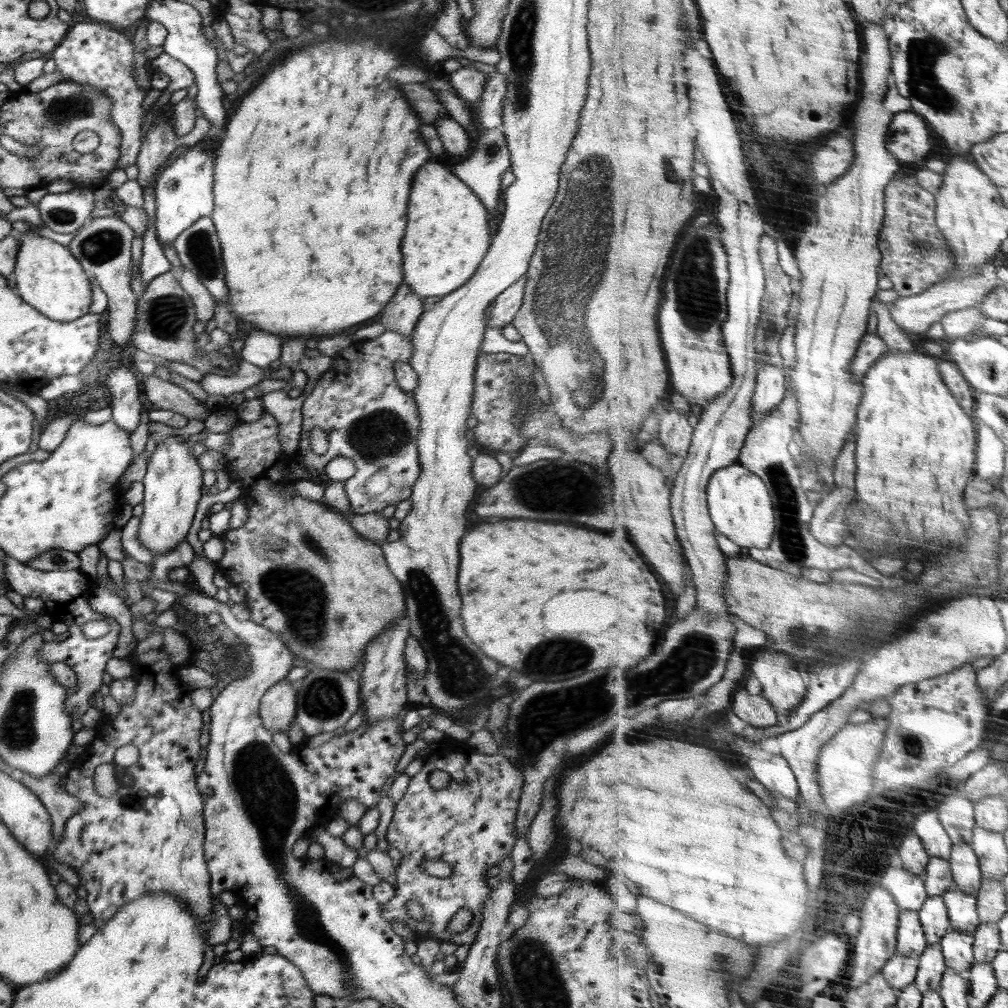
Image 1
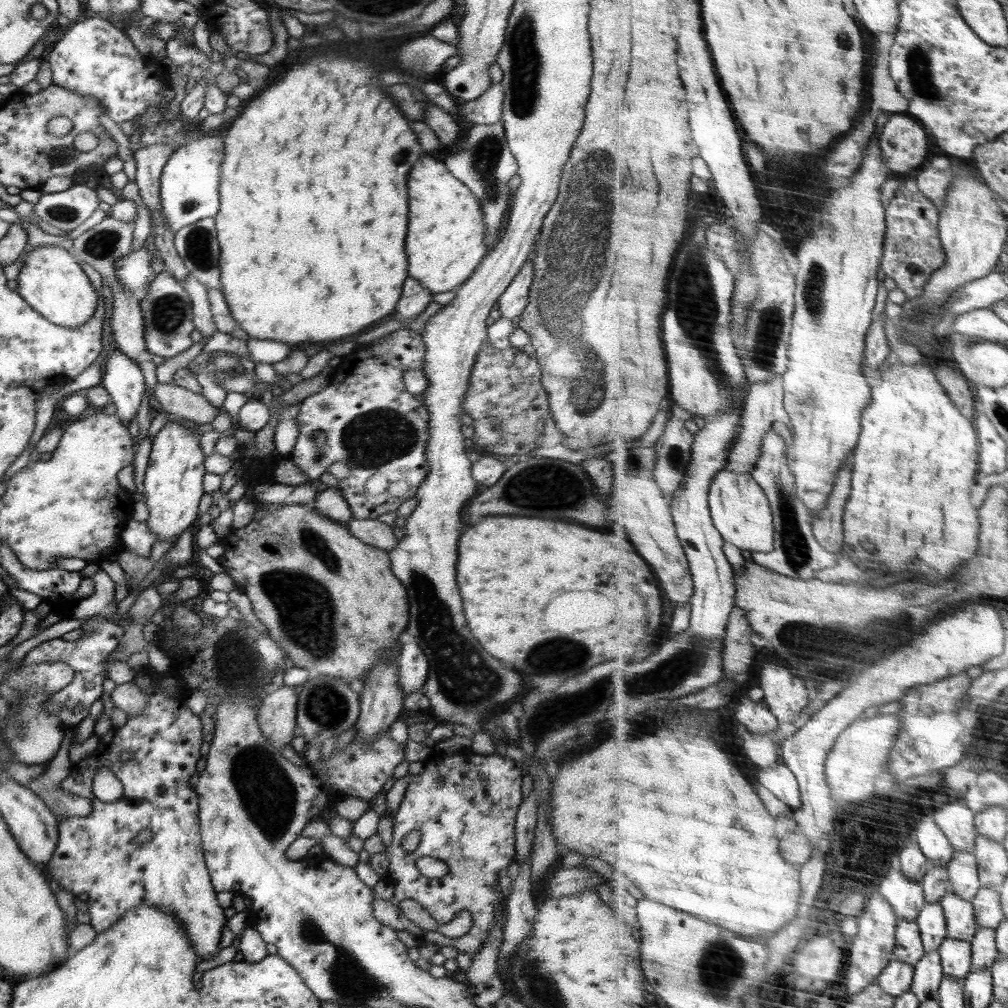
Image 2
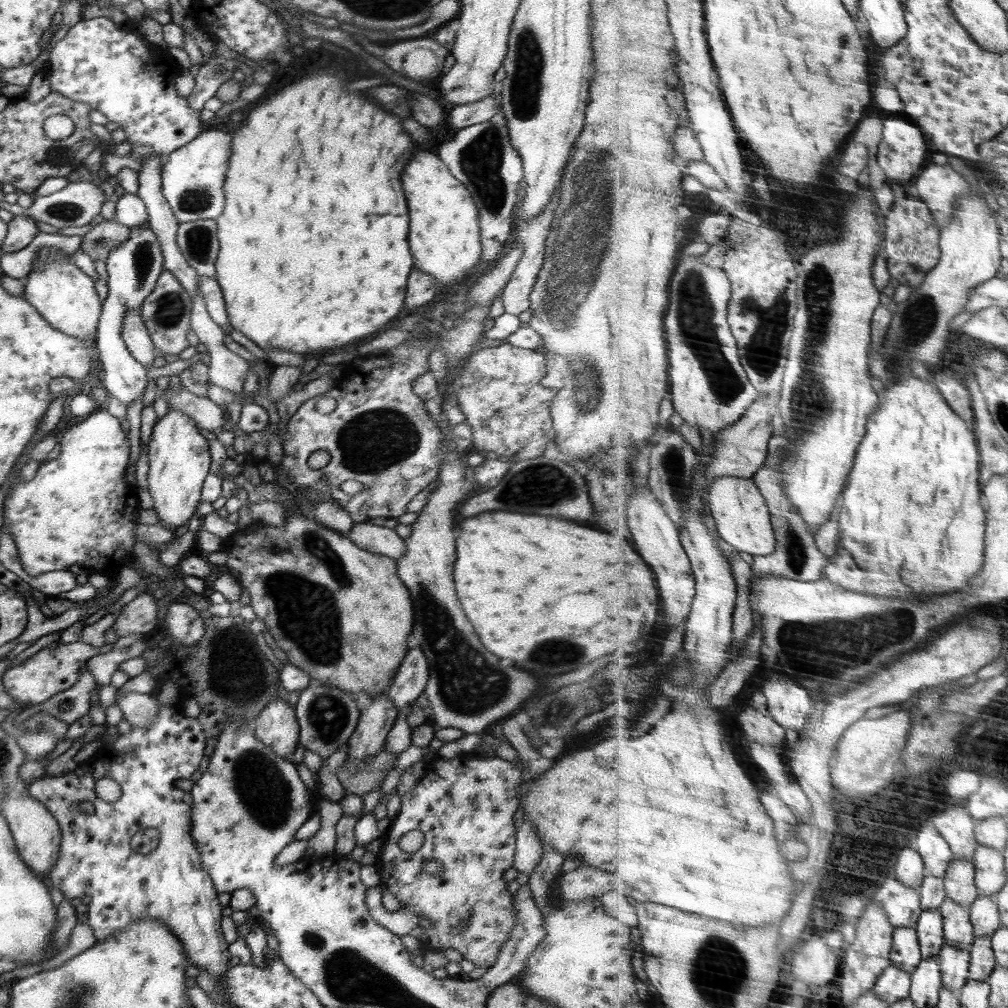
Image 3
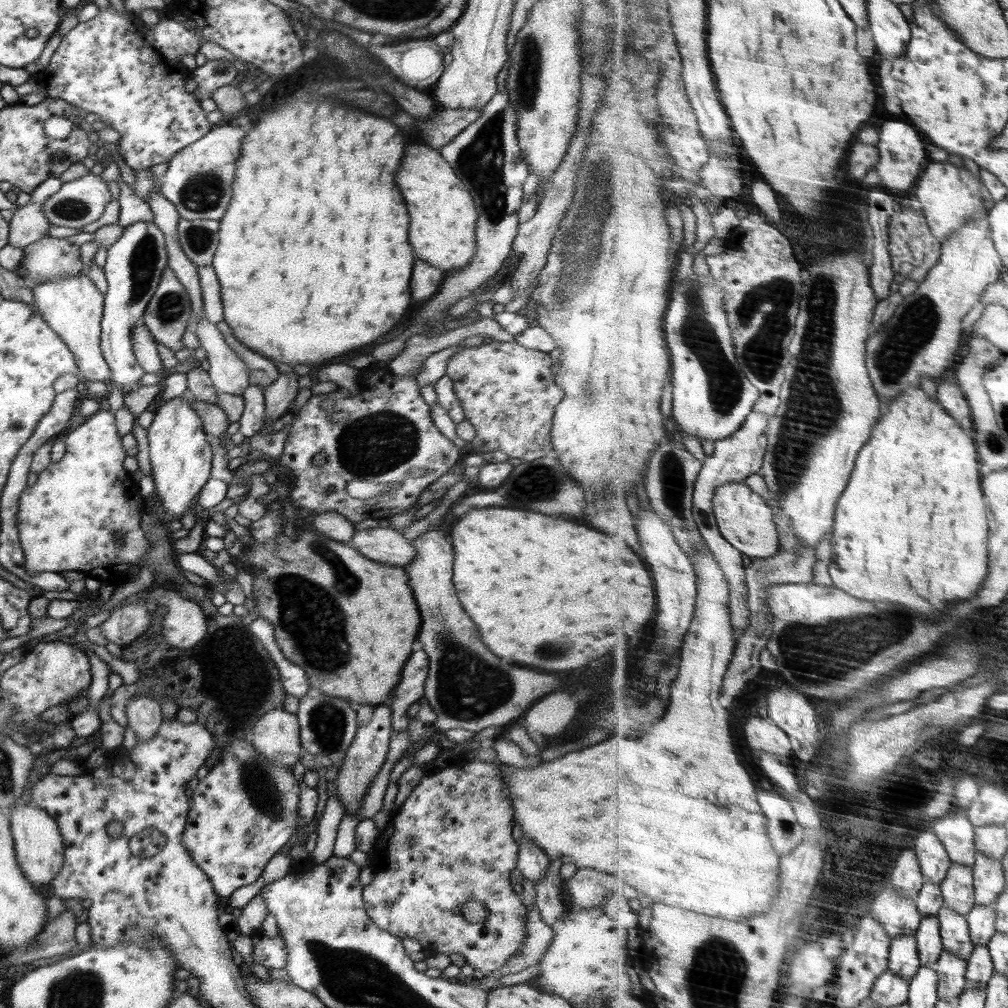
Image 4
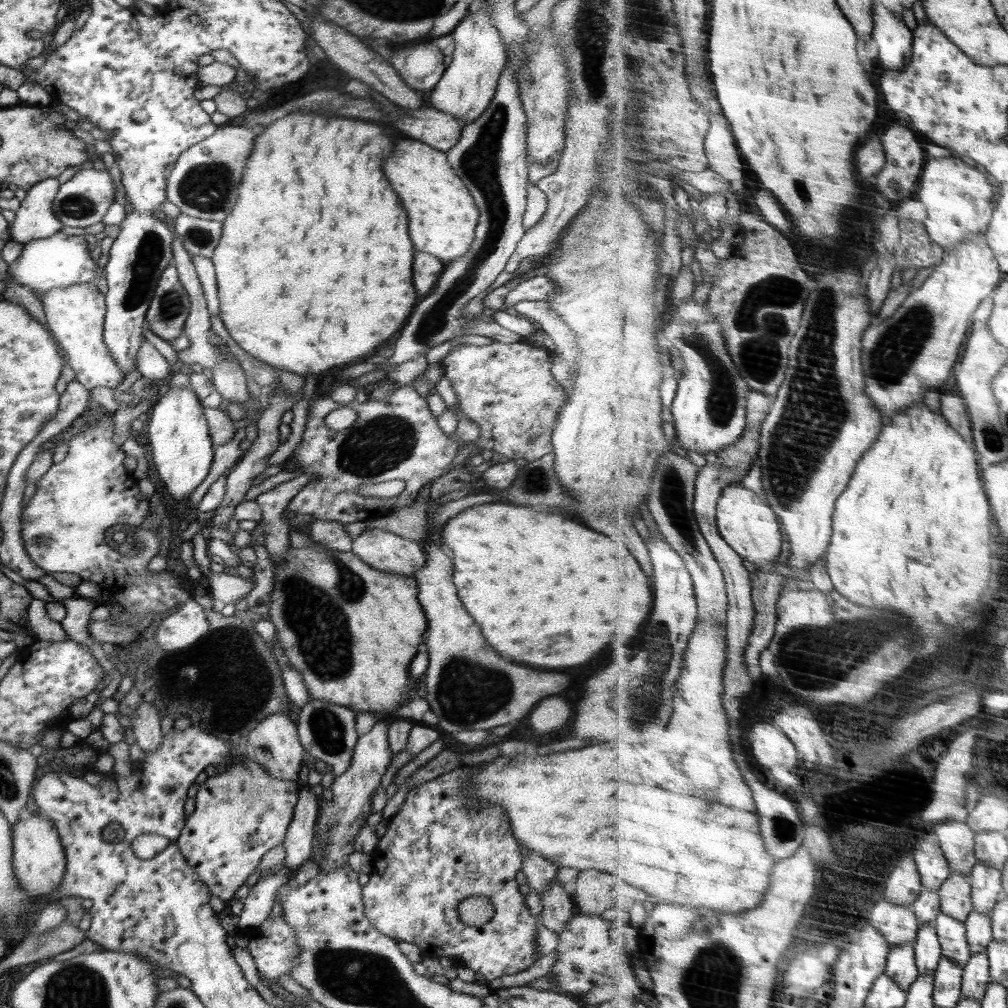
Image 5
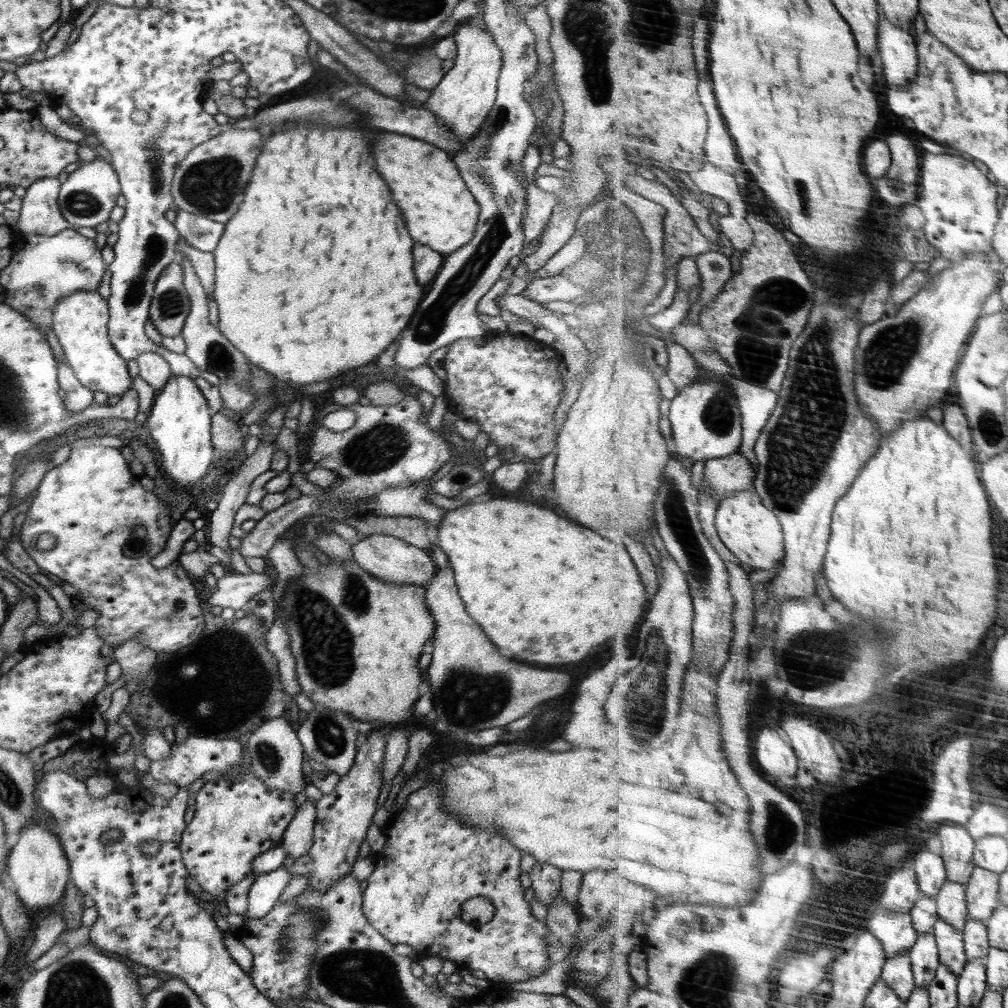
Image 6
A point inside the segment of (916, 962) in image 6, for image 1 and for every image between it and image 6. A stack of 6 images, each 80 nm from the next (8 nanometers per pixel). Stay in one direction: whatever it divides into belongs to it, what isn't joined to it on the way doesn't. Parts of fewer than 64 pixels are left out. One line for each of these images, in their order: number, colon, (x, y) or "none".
1: (935, 915)
2: (933, 921)
3: (931, 928)
4: (931, 945)
5: (929, 949)

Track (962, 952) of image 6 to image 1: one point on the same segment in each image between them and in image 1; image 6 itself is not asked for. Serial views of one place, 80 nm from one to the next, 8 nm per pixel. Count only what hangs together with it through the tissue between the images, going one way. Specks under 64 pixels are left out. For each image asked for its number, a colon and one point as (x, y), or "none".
1: (964, 908)
2: (962, 921)
3: (959, 929)
4: (958, 940)
5: (953, 932)

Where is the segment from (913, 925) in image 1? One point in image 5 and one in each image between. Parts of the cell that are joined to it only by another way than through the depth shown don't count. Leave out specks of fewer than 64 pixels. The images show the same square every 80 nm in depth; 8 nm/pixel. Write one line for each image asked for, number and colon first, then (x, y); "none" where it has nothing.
2: (910, 948)
3: (907, 954)
4: (905, 960)
5: (902, 966)

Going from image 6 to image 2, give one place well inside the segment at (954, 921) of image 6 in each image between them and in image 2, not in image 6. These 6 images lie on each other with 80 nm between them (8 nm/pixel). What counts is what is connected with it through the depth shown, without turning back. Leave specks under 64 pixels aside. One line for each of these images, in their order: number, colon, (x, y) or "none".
2: (964, 871)
3: (961, 880)
4: (959, 890)
5: (957, 893)

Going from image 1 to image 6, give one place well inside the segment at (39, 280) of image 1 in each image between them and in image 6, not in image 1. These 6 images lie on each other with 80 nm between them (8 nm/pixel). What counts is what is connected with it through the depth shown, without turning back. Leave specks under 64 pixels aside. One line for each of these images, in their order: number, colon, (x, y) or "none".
2: (51, 282)
3: (64, 296)
4: (72, 306)
5: (75, 314)
6: (80, 321)

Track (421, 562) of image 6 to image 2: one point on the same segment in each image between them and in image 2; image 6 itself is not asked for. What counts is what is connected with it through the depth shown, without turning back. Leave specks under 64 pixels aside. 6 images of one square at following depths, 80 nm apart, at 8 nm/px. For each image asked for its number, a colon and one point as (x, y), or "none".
2: (370, 531)
3: (382, 540)
4: (386, 545)
5: (380, 549)

